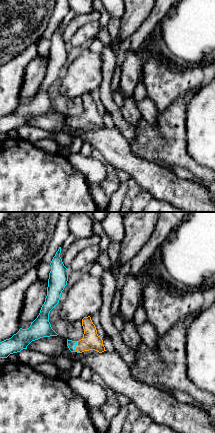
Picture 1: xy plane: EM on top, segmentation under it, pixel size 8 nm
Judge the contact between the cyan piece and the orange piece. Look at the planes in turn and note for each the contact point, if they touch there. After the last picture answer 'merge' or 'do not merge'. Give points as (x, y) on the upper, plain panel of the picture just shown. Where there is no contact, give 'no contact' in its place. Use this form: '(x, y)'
(74, 124)

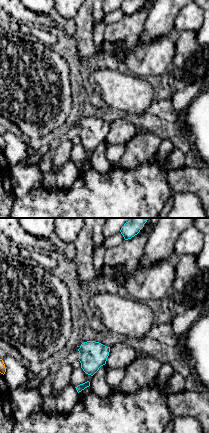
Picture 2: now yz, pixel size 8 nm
no contact

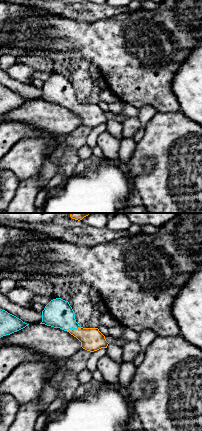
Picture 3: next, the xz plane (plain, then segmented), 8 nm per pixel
(73, 104)

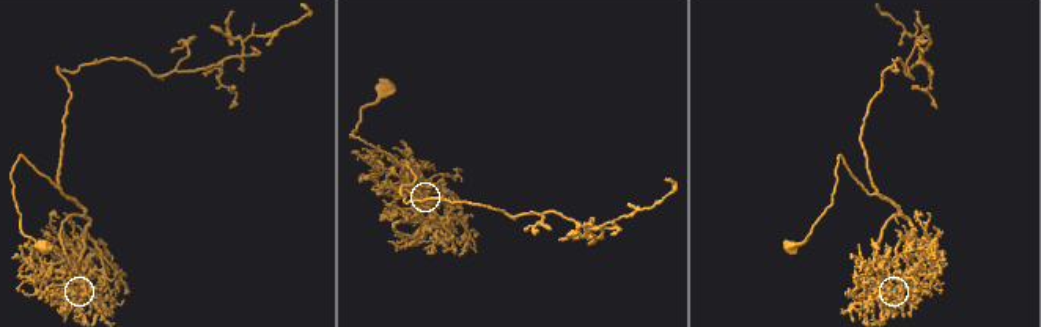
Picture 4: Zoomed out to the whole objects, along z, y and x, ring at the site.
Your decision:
merge

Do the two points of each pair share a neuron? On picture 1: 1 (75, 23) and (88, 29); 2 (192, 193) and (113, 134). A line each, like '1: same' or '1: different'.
1: different
2: same

